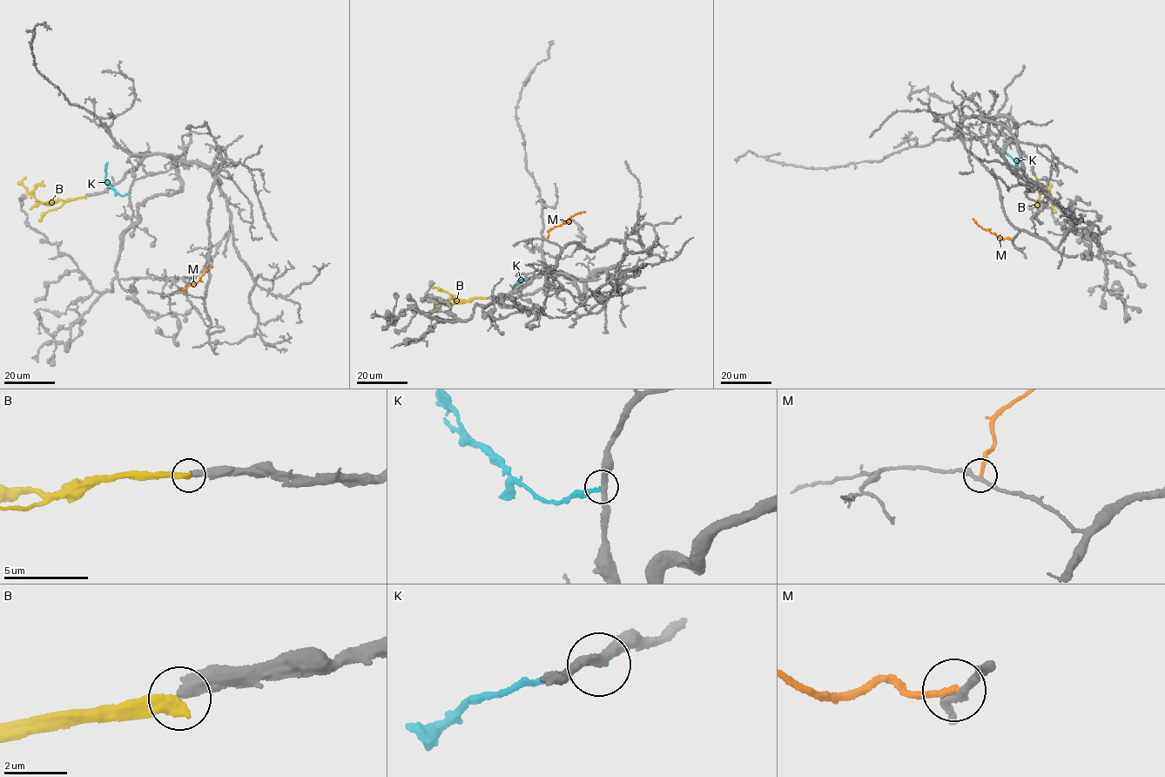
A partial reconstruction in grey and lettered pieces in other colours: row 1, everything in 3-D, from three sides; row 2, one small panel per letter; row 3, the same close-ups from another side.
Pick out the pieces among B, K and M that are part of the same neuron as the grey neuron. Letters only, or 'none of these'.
none of these

